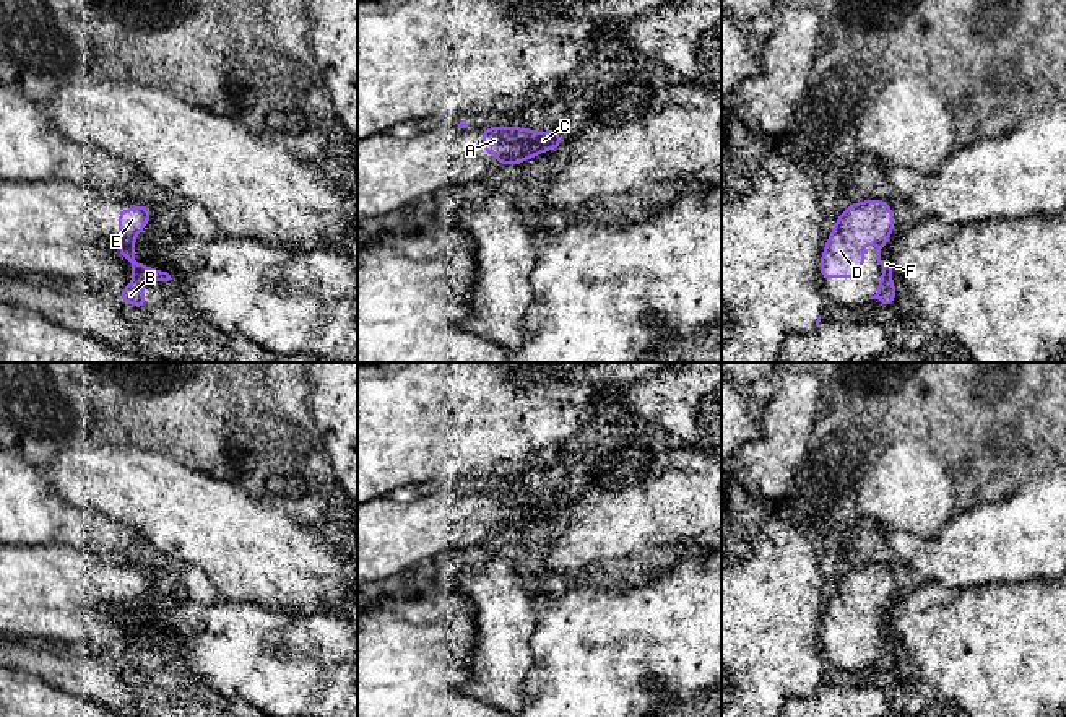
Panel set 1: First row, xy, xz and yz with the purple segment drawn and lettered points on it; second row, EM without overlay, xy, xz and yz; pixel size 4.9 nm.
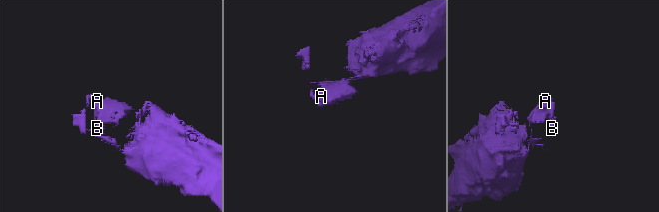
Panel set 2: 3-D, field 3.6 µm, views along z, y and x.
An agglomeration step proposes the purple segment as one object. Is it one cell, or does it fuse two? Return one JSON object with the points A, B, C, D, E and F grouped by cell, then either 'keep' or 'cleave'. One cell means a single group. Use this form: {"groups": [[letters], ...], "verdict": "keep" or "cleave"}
{"groups": [["A", "B", "C", "D", "E", "F"]], "verdict": "keep"}

